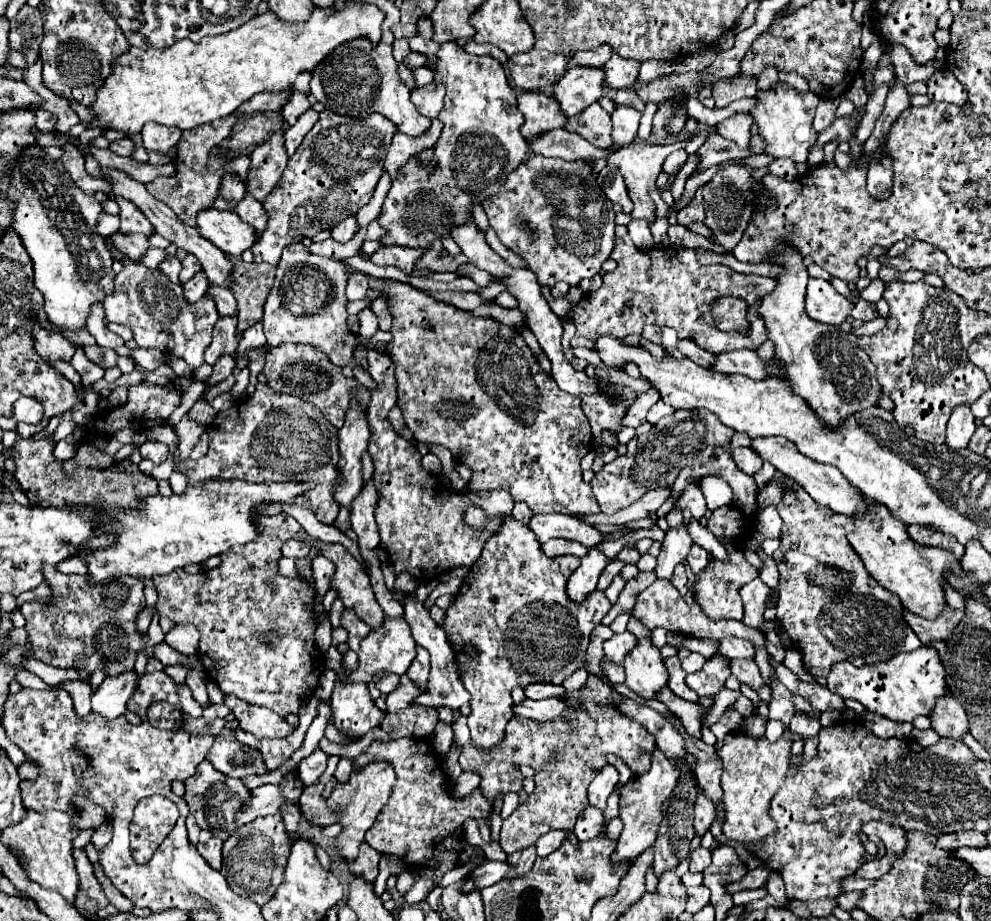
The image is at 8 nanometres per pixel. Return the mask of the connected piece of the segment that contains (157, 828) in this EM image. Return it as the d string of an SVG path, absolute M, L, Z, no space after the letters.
M149 796L137 804L135 822L131 822L131 852L135 862L147 862L153 856L178 817L177 805L165 796Z

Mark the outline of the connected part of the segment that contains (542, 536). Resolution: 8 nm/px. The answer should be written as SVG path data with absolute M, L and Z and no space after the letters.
M541 514L533 516L529 522L529 528L535 532L537 540L543 544L551 538L569 538L577 540L583 546L591 548L601 542L601 532L593 526L581 522L579 518L571 518L565 514Z

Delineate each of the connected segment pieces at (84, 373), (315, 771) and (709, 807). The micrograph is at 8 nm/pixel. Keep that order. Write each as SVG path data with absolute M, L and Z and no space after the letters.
M79 348L75 354L73 354L73 358L71 358L71 364L73 364L73 368L81 374L81 384L83 384L83 398L81 398L81 402L85 402L85 394L87 394L87 384L91 386L97 378L103 378L103 374L105 374L105 370L101 368L101 366L97 366L97 364L93 364L85 354L83 354L83 350Z
M318 747L307 758L303 758L303 762L299 762L299 776L305 786L315 784L319 780L319 776L327 768L327 758L329 756Z
M697 786L697 798L695 798L695 822L693 822L693 826L695 826L695 832L699 834L699 836L703 836L707 830L709 830L709 826L711 826L711 822L713 822L713 818L715 818L715 804L703 794L703 790Z

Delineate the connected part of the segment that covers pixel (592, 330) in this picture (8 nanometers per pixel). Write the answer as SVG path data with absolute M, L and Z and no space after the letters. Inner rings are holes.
M629 236L615 240L611 258L617 262L617 268L603 274L601 288L587 292L573 310L573 320L577 326L577 334L571 340L573 346L587 346L593 350L595 338L609 334L621 340L629 334L641 334L645 324L655 324L661 328L669 326L679 334L679 338L689 338L697 346L717 354L739 348L757 350L767 340L767 326L763 326L763 318L759 318L757 308L759 298L775 288L775 278L741 274L723 264L705 266L697 260L695 248L677 250L667 246L641 250ZM723 296L735 296L747 302L749 328L745 332L719 330L715 326L711 306Z

